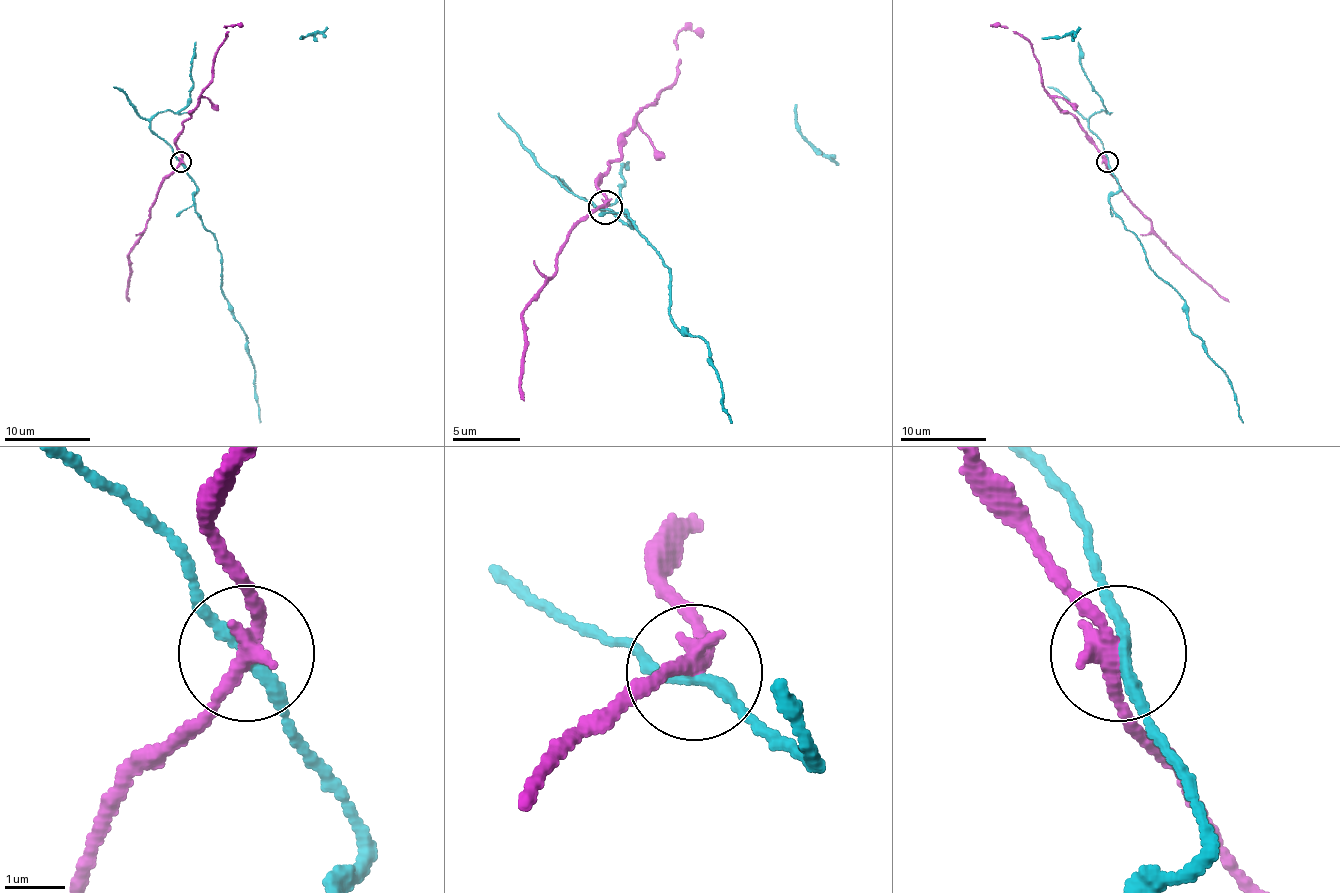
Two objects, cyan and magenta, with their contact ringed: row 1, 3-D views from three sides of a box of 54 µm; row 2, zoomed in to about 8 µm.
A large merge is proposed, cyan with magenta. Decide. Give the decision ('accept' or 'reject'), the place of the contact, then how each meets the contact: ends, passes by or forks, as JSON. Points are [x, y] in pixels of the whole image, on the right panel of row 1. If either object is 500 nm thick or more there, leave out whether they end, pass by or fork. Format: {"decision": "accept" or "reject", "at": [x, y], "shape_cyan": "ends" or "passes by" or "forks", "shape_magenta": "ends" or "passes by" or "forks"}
{"decision": "reject", "at": [1107, 162], "shape_cyan": "passes by", "shape_magenta": "passes by"}

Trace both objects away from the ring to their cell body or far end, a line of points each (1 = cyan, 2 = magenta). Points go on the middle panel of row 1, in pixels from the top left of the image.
1: (606, 206), (630, 227), (626, 210), (670, 267), (670, 318), (684, 332), (707, 345), (711, 366), (731, 423)
2: (606, 206), (599, 179), (646, 108), (677, 74), (677, 34), (704, 34)

